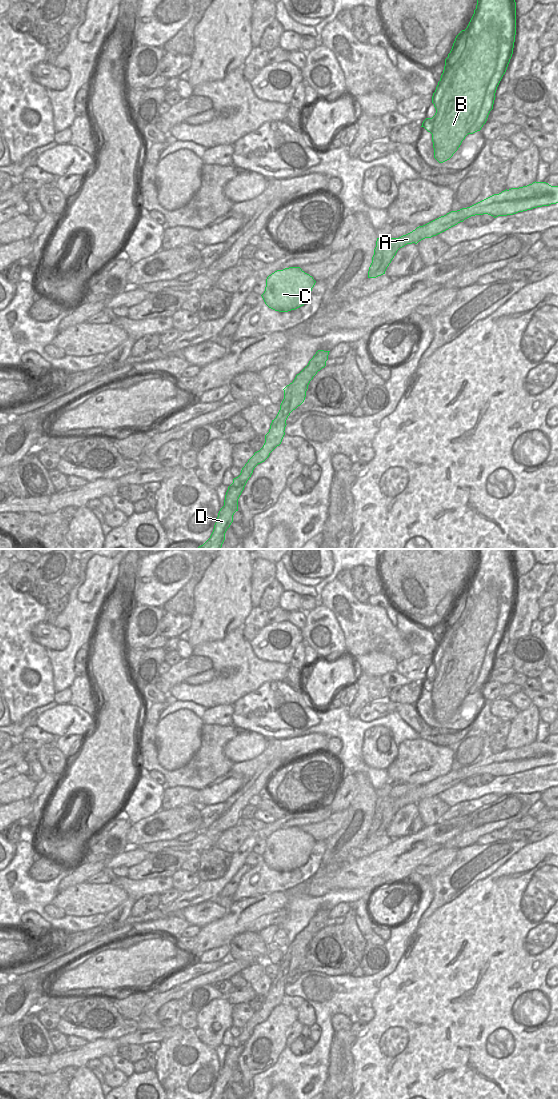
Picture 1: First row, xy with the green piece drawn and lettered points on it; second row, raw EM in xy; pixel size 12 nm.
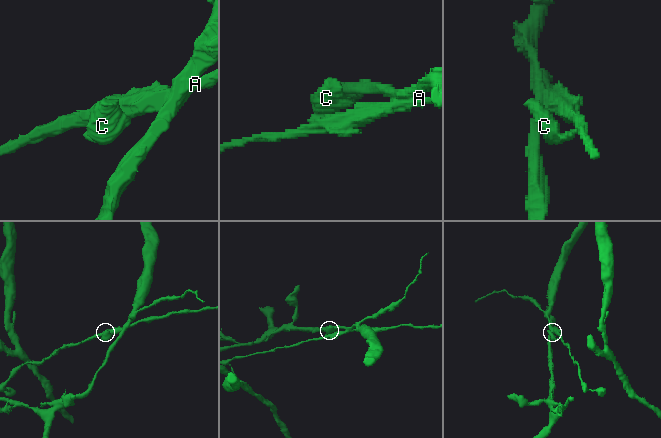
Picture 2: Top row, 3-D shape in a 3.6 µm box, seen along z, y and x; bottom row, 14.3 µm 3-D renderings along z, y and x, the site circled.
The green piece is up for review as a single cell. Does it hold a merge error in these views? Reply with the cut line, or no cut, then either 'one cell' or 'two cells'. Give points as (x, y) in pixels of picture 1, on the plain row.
cut in xy along (397, 798), (399, 808); two cells

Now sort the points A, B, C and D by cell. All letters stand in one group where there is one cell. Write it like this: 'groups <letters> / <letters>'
groups A C / B D

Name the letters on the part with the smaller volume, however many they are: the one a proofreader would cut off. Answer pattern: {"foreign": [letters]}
{"foreign": ["A", "C"]}

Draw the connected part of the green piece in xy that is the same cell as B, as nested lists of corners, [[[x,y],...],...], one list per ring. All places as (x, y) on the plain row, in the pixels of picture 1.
[[[476,549],[477,565],[465,590],[455,598],[432,656],[436,673],[421,687],[432,694],[434,718],[443,723],[468,694],[480,691],[493,669],[497,647],[513,614],[516,595],[514,549]]]

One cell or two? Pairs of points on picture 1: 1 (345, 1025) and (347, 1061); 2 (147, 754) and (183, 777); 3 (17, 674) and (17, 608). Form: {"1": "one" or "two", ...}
{"1": "one", "2": "one", "3": "one"}

